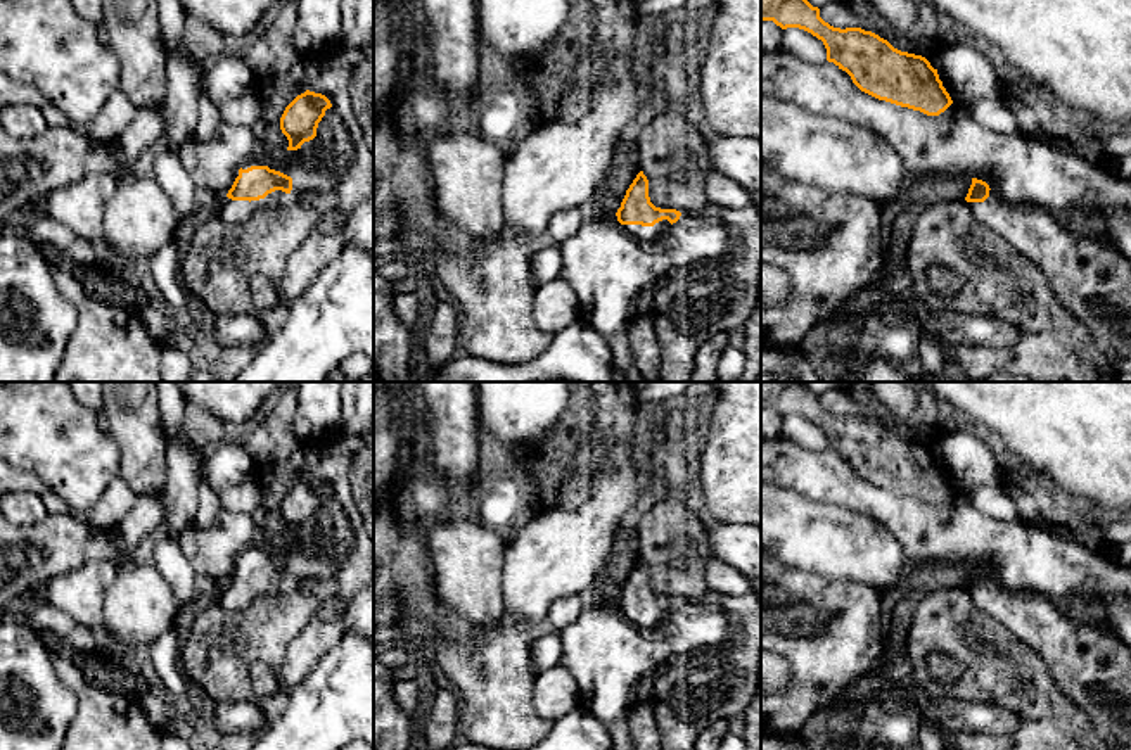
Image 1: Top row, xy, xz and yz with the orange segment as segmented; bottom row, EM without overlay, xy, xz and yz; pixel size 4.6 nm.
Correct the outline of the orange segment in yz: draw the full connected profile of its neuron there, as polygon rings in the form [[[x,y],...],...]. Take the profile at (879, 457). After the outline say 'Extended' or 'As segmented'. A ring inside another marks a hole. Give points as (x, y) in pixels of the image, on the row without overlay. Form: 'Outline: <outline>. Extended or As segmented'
Outline: [[[761,382],[761,408],[773,408],[782,416],[799,415],[821,427],[827,448],[879,487],[927,503],[939,503],[953,491],[937,456],[925,444],[901,439],[861,415],[830,413],[802,382]]]. As segmented

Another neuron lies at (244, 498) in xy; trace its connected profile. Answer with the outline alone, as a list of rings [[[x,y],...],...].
[[[259,477],[247,479],[220,493],[220,508],[232,513],[252,515],[261,503]]]

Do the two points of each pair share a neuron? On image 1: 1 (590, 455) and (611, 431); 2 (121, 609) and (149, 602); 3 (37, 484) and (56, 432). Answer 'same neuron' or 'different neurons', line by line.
1: same neuron
2: same neuron
3: different neurons

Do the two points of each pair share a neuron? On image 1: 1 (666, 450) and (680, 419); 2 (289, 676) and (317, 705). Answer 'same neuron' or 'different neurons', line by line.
1: different neurons
2: different neurons

